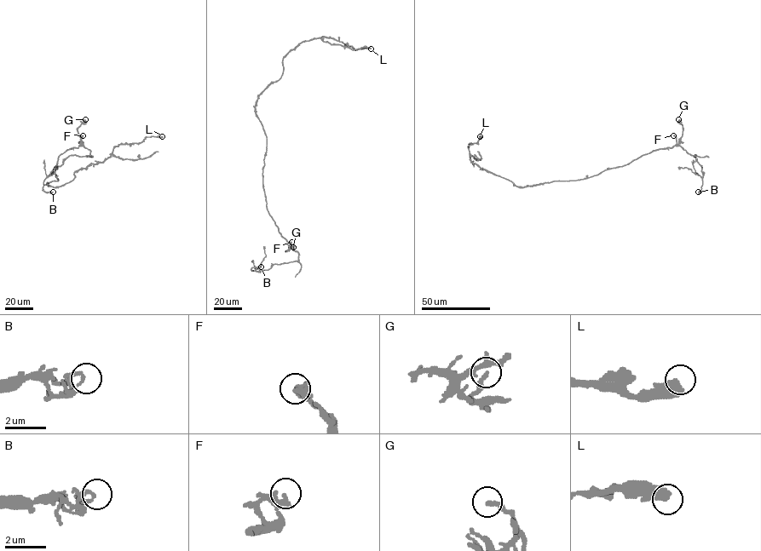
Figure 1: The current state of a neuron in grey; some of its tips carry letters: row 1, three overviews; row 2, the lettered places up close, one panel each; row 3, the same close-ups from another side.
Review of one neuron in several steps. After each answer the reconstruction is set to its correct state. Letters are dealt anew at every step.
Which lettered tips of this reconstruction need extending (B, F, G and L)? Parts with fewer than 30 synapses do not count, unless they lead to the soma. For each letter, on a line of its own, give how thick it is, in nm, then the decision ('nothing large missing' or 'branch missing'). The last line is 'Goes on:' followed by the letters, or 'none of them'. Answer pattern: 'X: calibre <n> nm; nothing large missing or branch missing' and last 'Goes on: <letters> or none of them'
B: calibre 130 nm; nothing large missing
F: calibre 260 nm; nothing large missing
G: calibre 240 nm; nothing large missing
L: calibre 400 nm; nothing large missing
Goes on: none of them

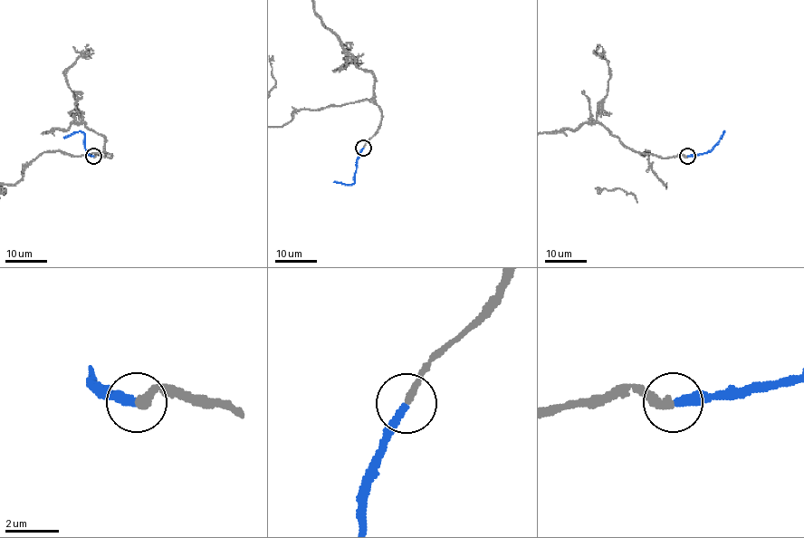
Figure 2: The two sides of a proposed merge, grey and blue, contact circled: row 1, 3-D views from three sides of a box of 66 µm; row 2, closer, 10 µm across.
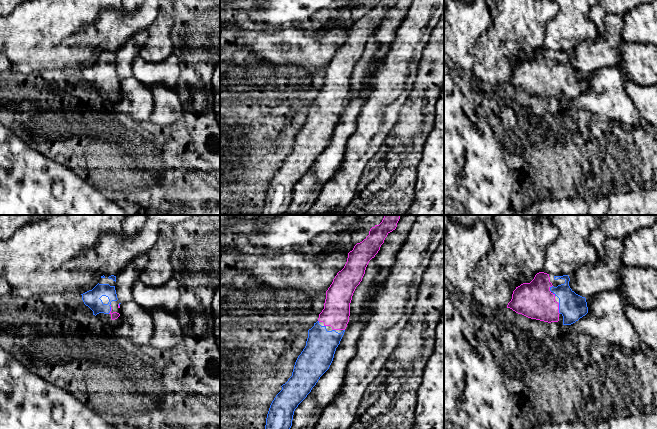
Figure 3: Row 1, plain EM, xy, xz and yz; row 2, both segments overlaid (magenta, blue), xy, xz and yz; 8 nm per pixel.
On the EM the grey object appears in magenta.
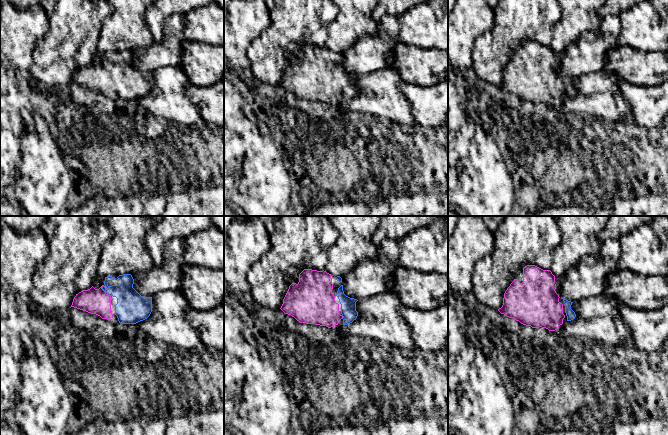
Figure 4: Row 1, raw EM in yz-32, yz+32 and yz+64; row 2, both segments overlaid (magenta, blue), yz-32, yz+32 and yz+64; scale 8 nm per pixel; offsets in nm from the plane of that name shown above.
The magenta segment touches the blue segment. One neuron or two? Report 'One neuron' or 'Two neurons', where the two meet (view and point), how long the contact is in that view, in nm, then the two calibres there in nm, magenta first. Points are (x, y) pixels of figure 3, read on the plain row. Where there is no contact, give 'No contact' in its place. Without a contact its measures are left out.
One neuron. Touches magenta at yz (558, 84). Shared border 90 nm. Thickness 300 nm (magenta) against 220 nm

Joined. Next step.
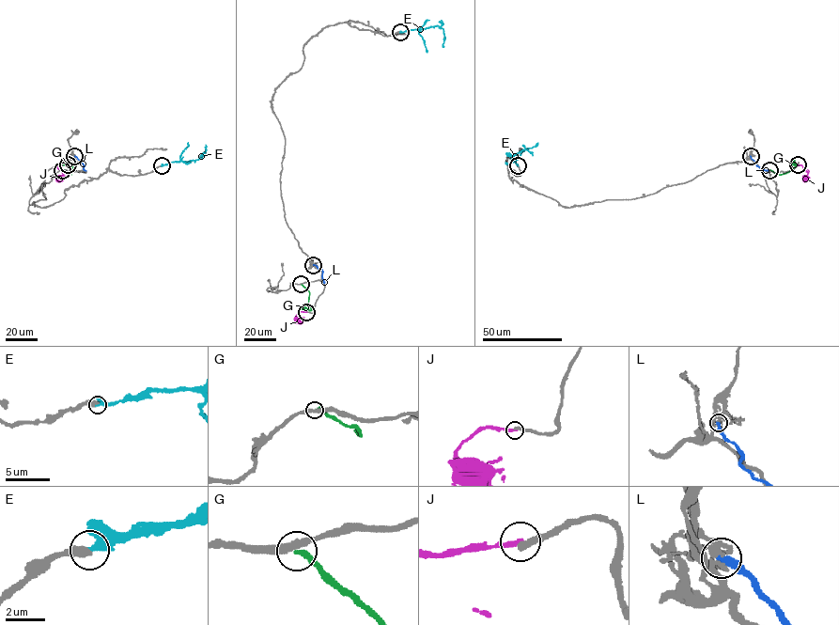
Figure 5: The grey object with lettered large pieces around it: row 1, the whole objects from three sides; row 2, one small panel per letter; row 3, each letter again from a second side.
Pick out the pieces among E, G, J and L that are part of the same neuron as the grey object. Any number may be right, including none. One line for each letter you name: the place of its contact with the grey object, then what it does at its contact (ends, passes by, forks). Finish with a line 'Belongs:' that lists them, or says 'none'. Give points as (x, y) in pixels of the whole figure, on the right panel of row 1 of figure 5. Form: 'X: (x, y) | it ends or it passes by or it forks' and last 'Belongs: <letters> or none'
E: (518, 165) | it ends
Belongs: E

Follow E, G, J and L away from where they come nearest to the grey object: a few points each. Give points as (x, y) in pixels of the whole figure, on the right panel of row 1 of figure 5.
E: (518, 166), (512, 159), (516, 154), (528, 150), (533, 155)
G: (769, 170), (782, 174), (794, 167), (795, 159), (795, 165)
J: (798, 164), (809, 171), (803, 179)
L: (750, 156), (756, 165), (769, 170)

